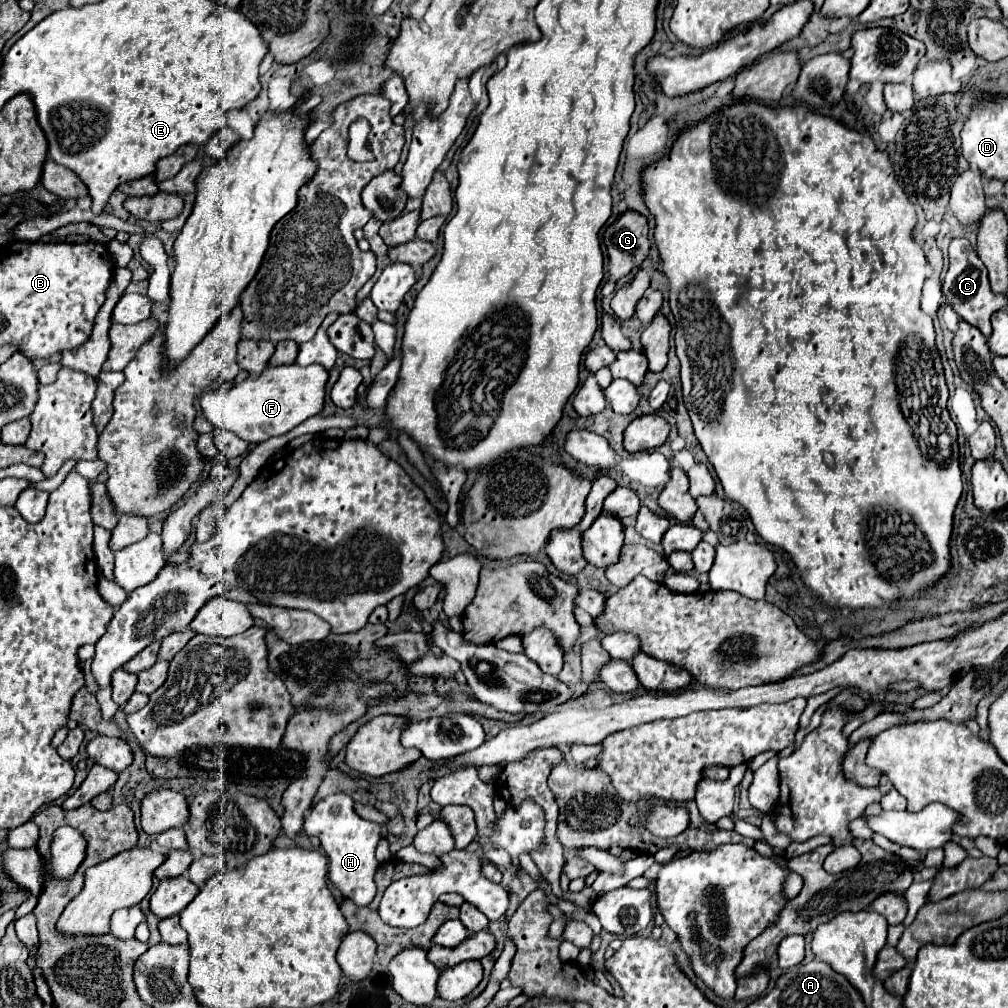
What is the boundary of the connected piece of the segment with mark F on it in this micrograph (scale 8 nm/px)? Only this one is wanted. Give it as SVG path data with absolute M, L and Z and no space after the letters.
M320 364L298 366L268 366L258 376L248 376L232 388L218 388L204 392L200 396L200 408L204 418L220 430L228 430L244 438L248 444L260 444L272 436L282 436L322 412L324 394L326 394L328 372Z

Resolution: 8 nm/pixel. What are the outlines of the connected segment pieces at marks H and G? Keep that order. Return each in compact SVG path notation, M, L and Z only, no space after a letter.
M332 794L320 800L306 816L306 834L318 834L320 846L324 848L326 856L330 856L328 880L338 888L342 898L348 898L358 906L368 906L376 896L374 874L378 860L374 850L380 840L380 826L360 818L354 812L354 802L348 794Z
M626 210L616 222L606 226L602 240L608 254L608 272L616 282L648 256L648 222L642 214Z

